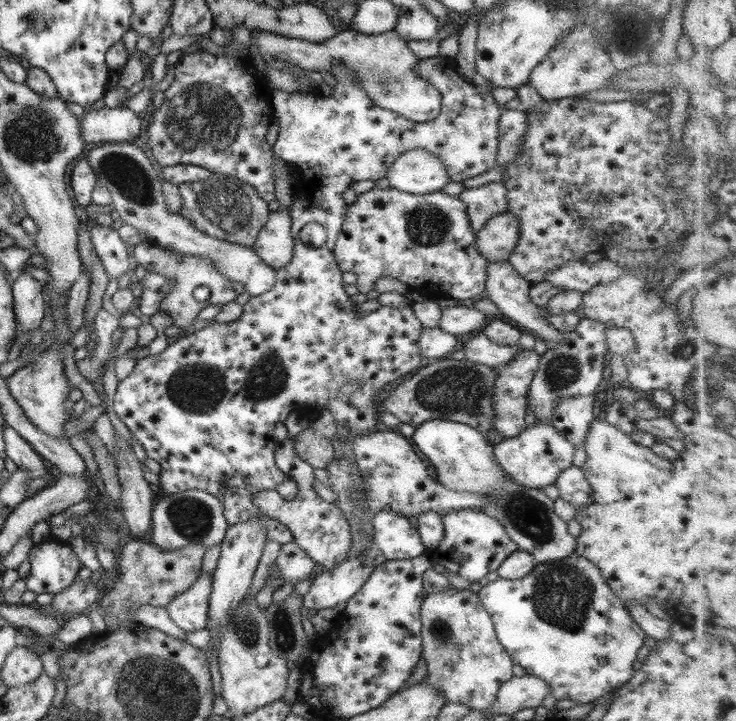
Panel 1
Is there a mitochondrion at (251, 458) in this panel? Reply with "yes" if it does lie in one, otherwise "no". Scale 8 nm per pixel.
no

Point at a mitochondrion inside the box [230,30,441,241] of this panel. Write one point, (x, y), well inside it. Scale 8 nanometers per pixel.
(387, 84)

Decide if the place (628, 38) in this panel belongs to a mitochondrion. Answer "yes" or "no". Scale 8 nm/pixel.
yes

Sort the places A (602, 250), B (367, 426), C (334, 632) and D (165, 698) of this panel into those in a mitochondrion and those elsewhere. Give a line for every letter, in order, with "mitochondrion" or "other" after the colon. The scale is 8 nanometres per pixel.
A: other
B: other
C: other
D: mitochondrion

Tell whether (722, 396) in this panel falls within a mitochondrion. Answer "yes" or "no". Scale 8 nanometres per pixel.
yes

